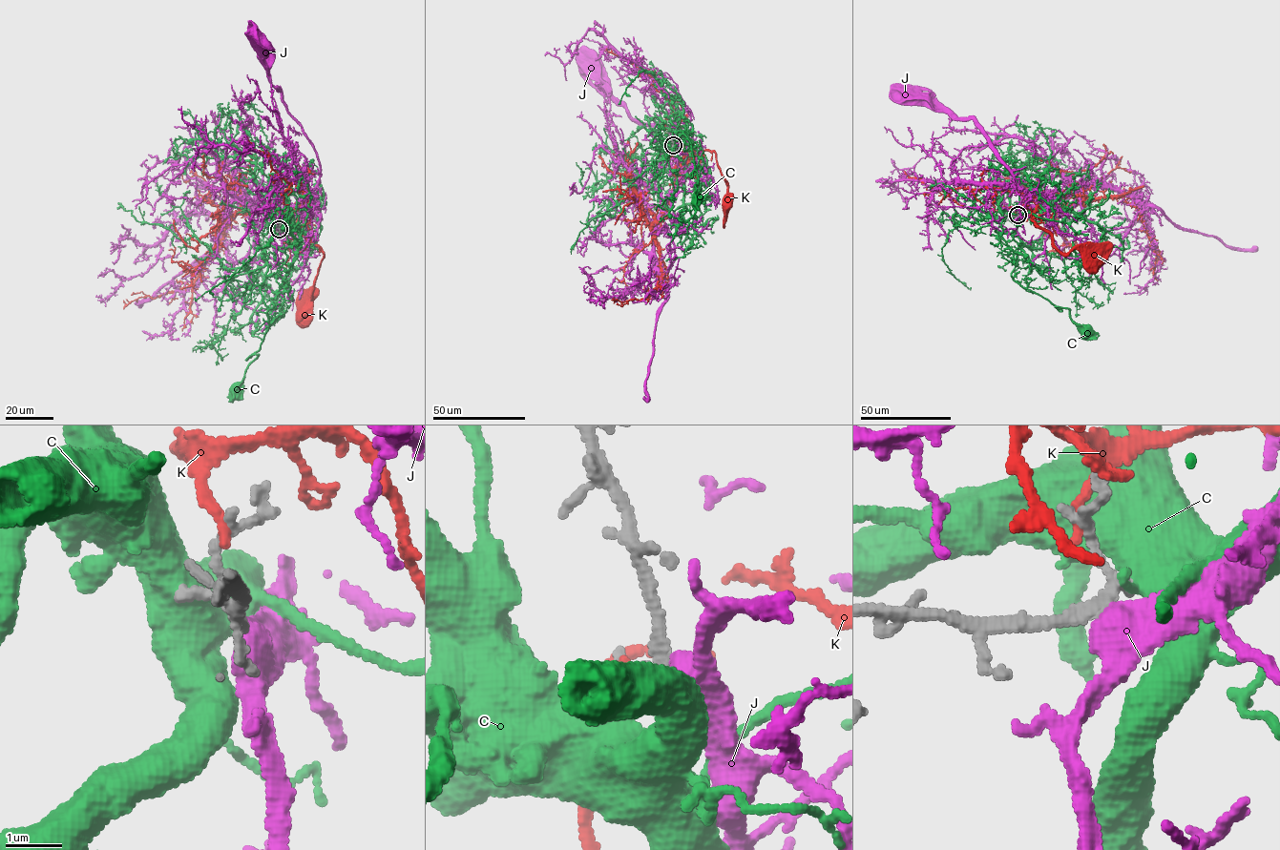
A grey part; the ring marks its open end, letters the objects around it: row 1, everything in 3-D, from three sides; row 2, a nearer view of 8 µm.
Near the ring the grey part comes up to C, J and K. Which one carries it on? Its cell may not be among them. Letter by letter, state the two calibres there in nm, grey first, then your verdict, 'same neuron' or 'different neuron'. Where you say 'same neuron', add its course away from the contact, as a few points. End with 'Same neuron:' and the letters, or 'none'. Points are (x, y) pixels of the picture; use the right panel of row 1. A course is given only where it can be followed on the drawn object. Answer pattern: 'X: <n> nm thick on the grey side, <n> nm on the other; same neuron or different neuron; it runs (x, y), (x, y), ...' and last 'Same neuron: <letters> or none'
C: 180 nm thick on the grey side, 550 nm on the other; different neuron
J: 150 nm thick on the grey side, 600 nm on the other; same neuron; it runs (1017, 216), (1046, 197), (1020, 190), (1007, 164), (975, 121), (958, 119), (910, 96)
K: 220 nm thick on the grey side, 180 nm on the other; different neuron
Same neuron: J

